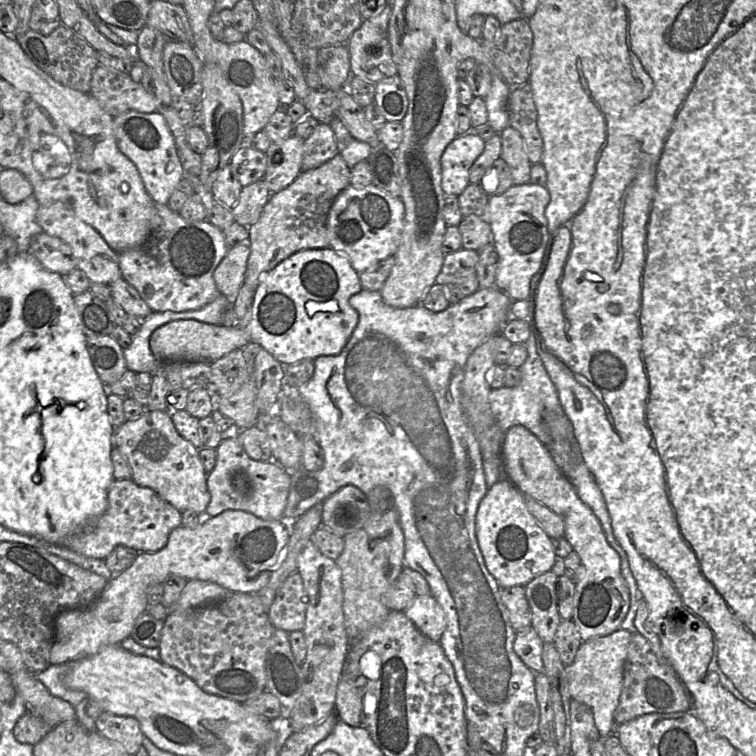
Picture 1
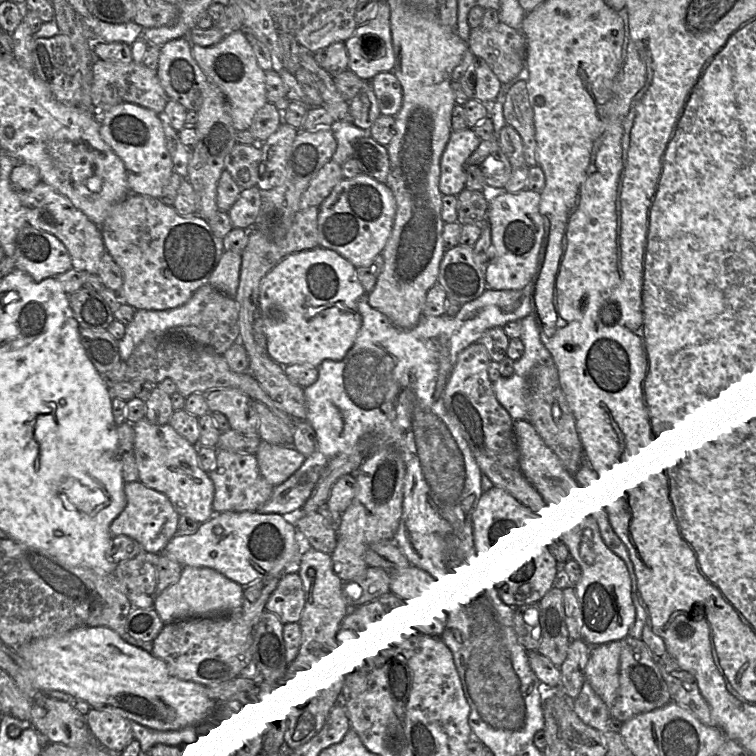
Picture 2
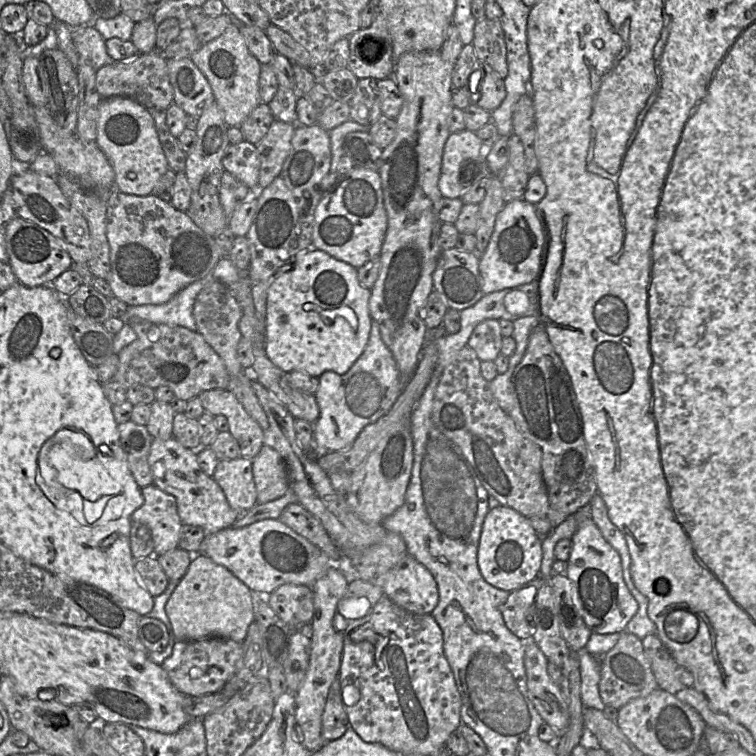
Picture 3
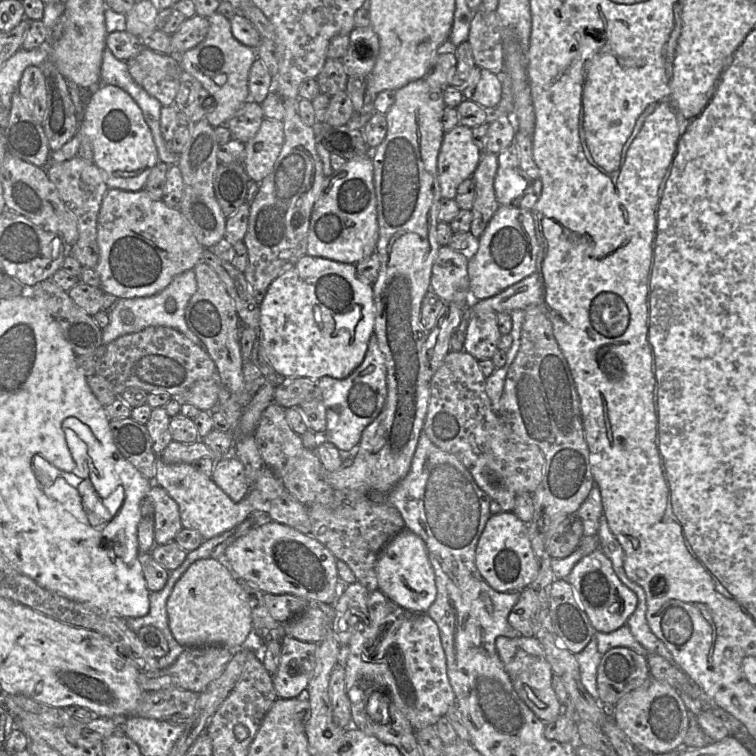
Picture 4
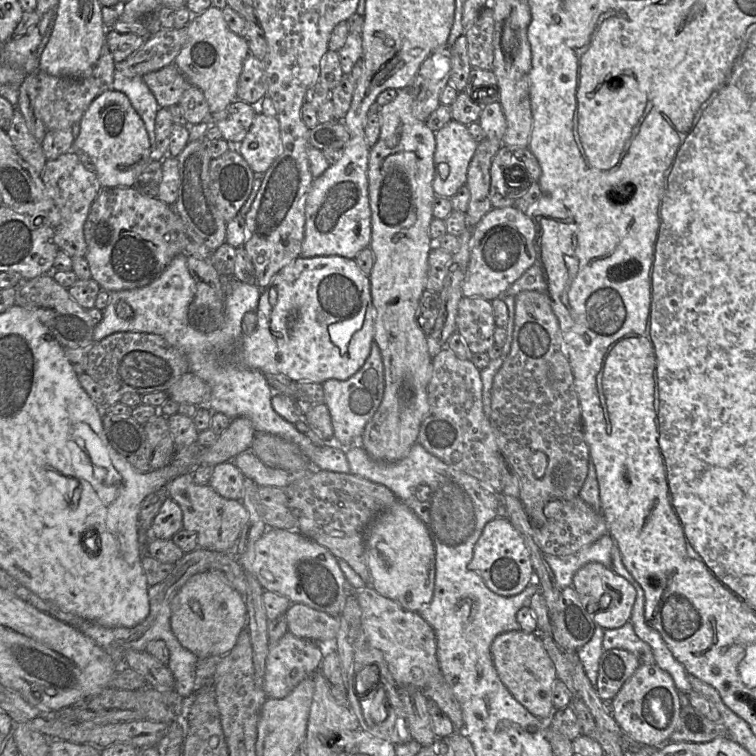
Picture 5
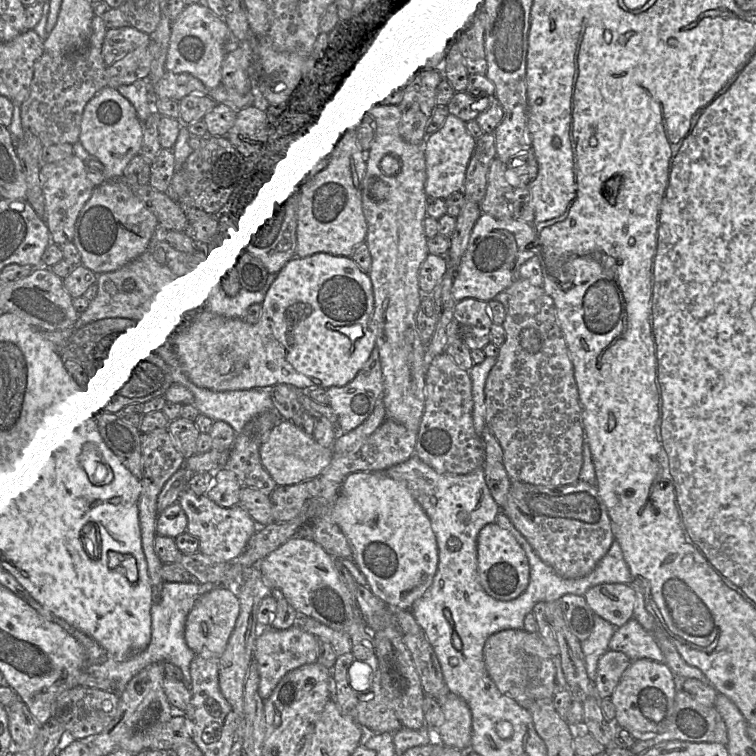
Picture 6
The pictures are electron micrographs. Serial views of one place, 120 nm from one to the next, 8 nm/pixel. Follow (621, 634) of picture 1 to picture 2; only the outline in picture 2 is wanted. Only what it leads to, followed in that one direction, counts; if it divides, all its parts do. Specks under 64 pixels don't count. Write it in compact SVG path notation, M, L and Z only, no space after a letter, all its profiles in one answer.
M618 640L590 645L584 667L585 680L611 708L619 690L621 642Z

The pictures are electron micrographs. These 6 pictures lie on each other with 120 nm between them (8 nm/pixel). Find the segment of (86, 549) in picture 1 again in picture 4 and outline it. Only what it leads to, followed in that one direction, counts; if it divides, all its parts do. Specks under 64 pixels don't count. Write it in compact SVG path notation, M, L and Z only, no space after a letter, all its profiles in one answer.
M153 483L147 498L154 506L155 544L164 545L174 541L182 529L178 504L162 487Z

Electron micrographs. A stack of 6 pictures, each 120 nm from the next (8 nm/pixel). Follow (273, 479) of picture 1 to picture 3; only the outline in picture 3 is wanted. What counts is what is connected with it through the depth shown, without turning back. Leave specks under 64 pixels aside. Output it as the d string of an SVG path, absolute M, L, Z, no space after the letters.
M242 457L219 460L212 477L223 490L232 509L243 514L256 505L257 493L252 473L252 460Z

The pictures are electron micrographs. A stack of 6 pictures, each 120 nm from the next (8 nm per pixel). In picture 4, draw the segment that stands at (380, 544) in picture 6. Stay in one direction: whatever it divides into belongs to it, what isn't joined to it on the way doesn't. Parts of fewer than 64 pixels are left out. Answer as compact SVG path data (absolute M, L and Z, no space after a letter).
M404 528L380 552L376 573L379 589L399 606L413 612L427 612L436 599L435 574L423 539Z

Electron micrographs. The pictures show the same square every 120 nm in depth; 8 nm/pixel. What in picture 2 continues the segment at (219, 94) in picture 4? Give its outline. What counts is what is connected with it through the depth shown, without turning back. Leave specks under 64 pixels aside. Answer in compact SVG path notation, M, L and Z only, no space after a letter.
M236 31L210 47L192 45L192 56L207 76L209 82L216 84L227 97L236 130L248 130L255 114L268 100L266 71L259 66L252 46L242 31Z

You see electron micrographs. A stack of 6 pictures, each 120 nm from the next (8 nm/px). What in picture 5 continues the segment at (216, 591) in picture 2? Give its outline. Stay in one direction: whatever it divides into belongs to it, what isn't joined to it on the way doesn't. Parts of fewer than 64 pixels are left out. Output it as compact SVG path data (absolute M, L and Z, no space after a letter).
M207 570L191 576L171 601L171 629L181 645L199 659L229 653L246 627L248 611L244 597L220 572Z

